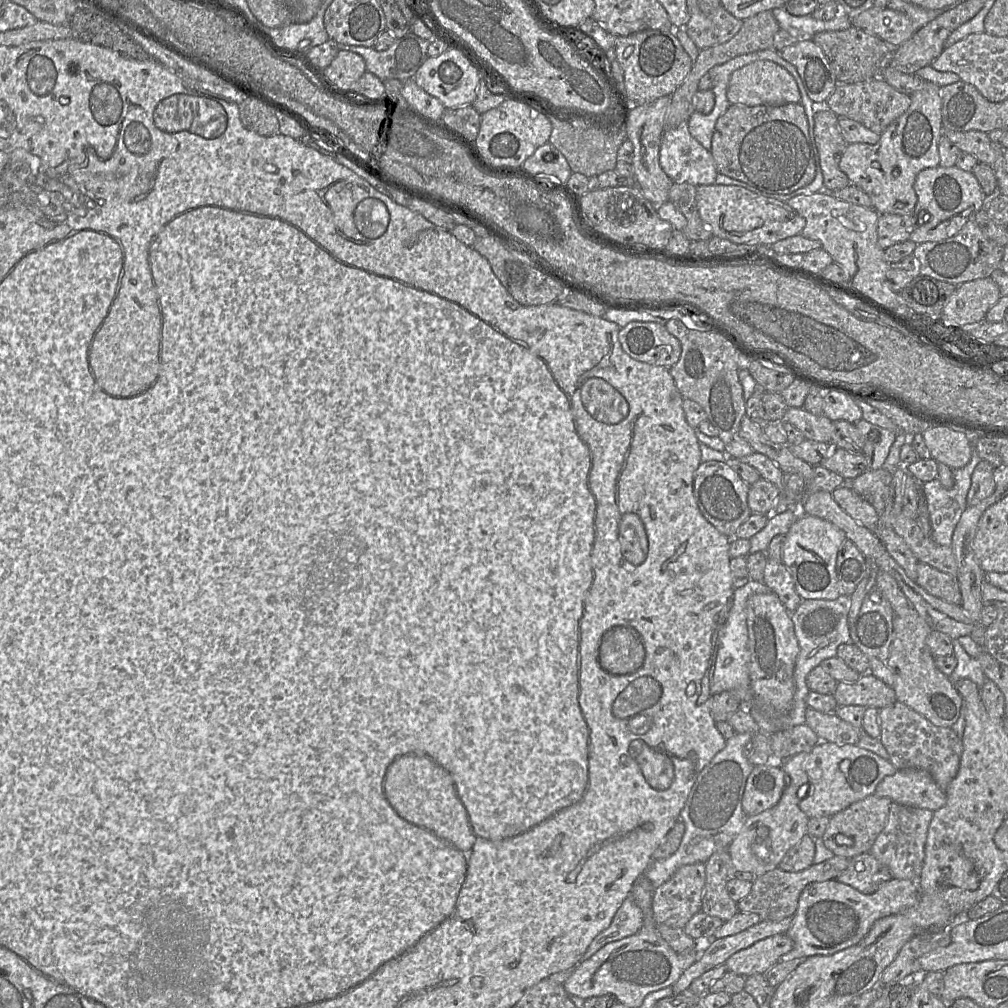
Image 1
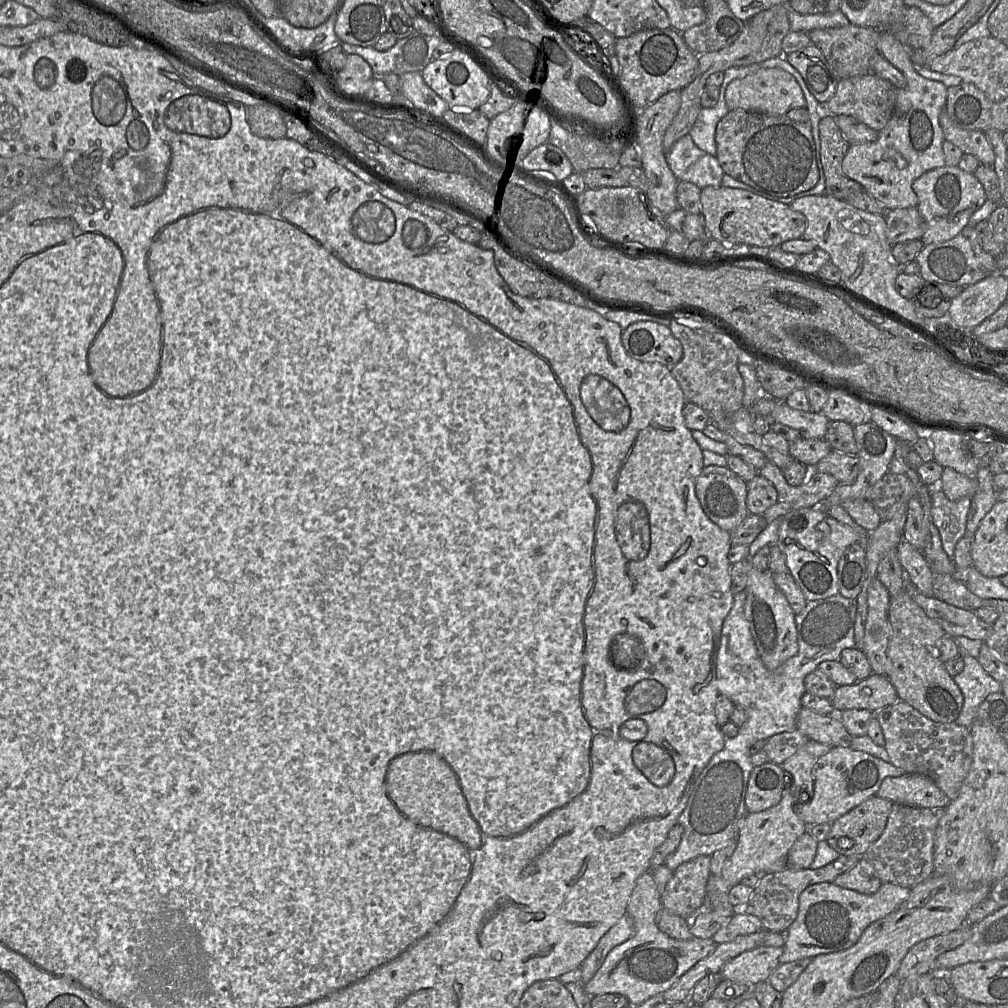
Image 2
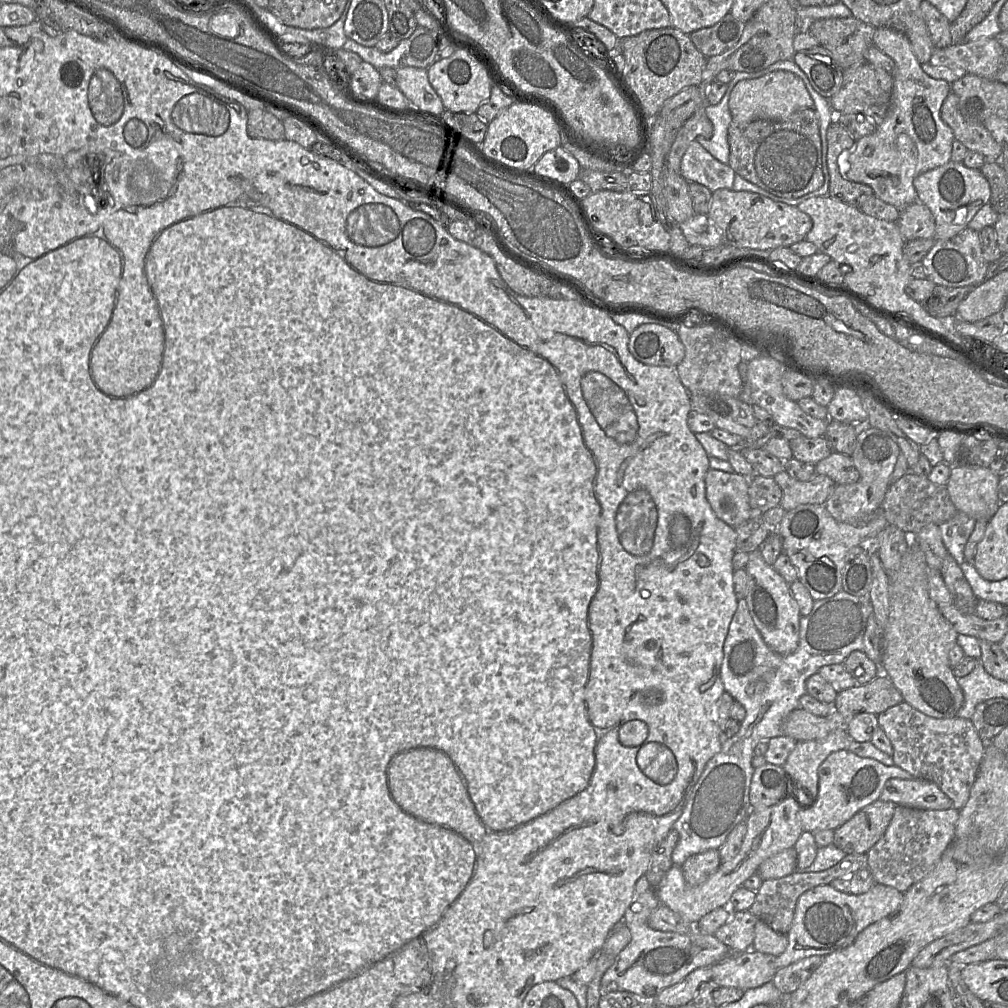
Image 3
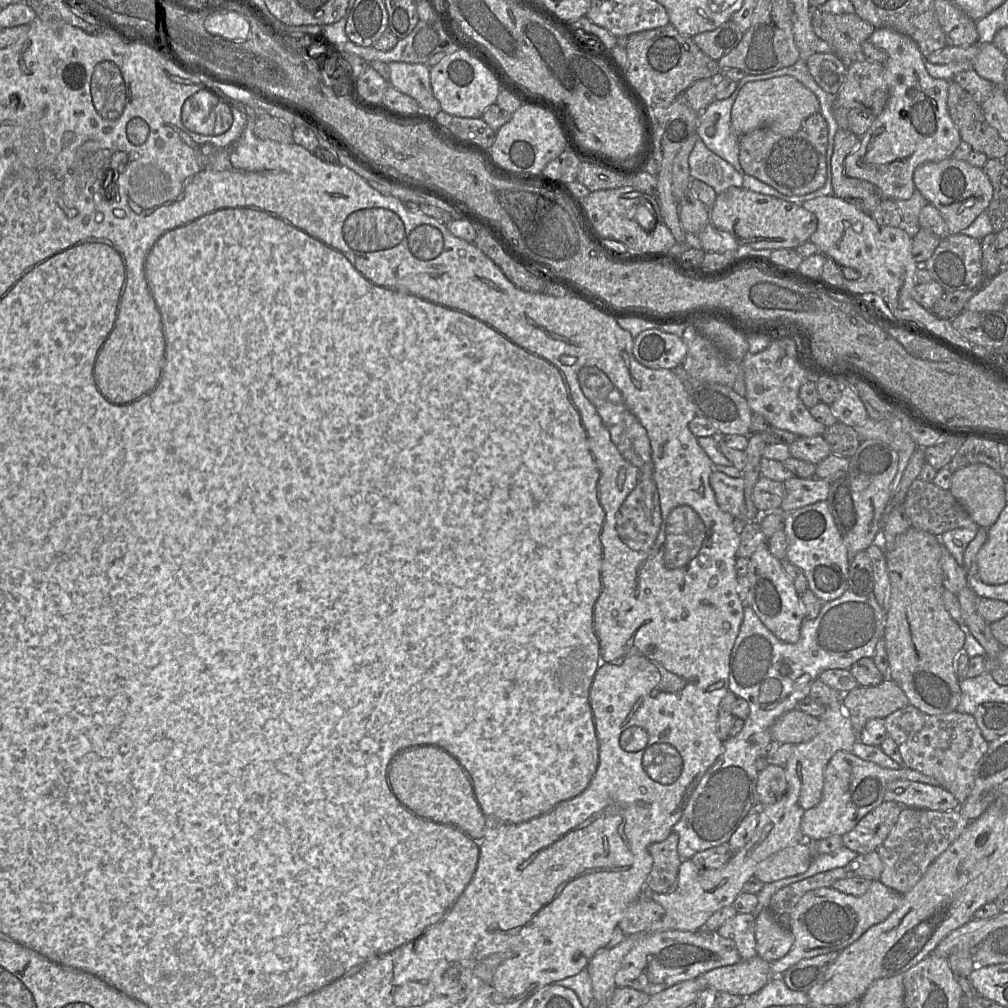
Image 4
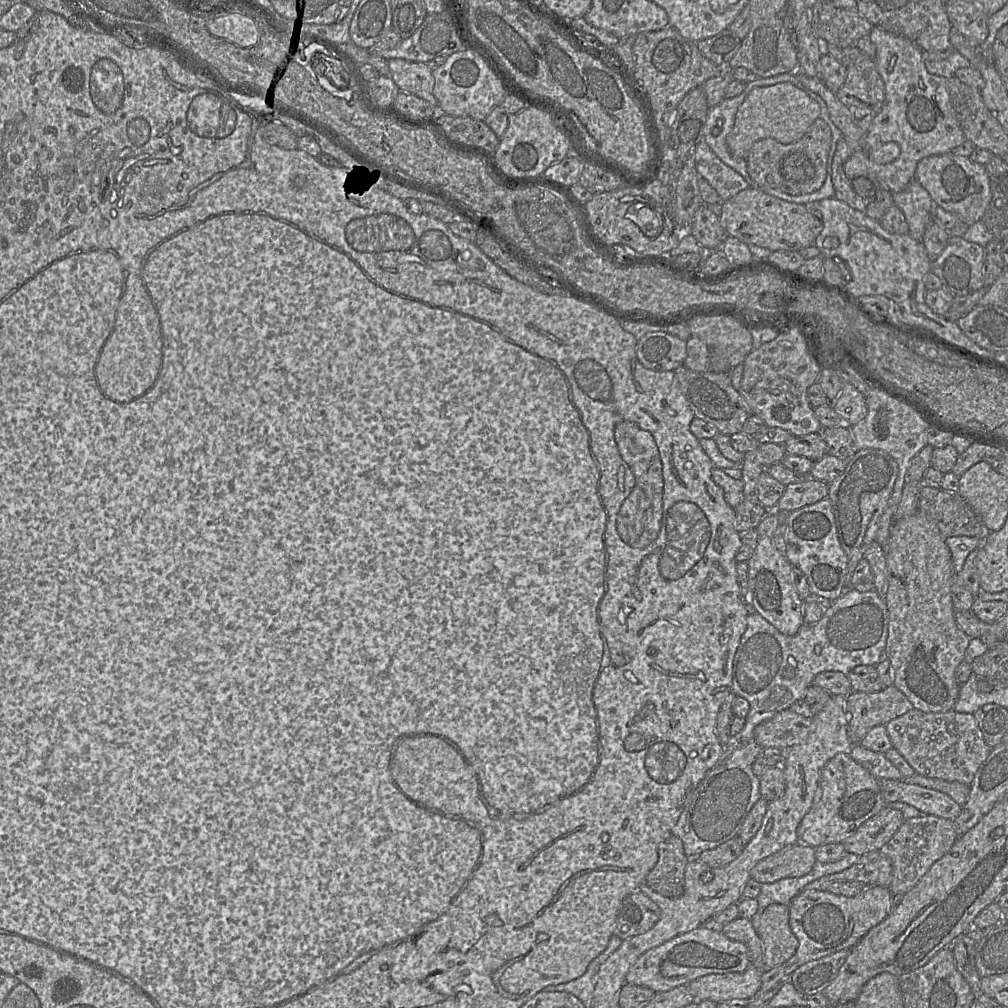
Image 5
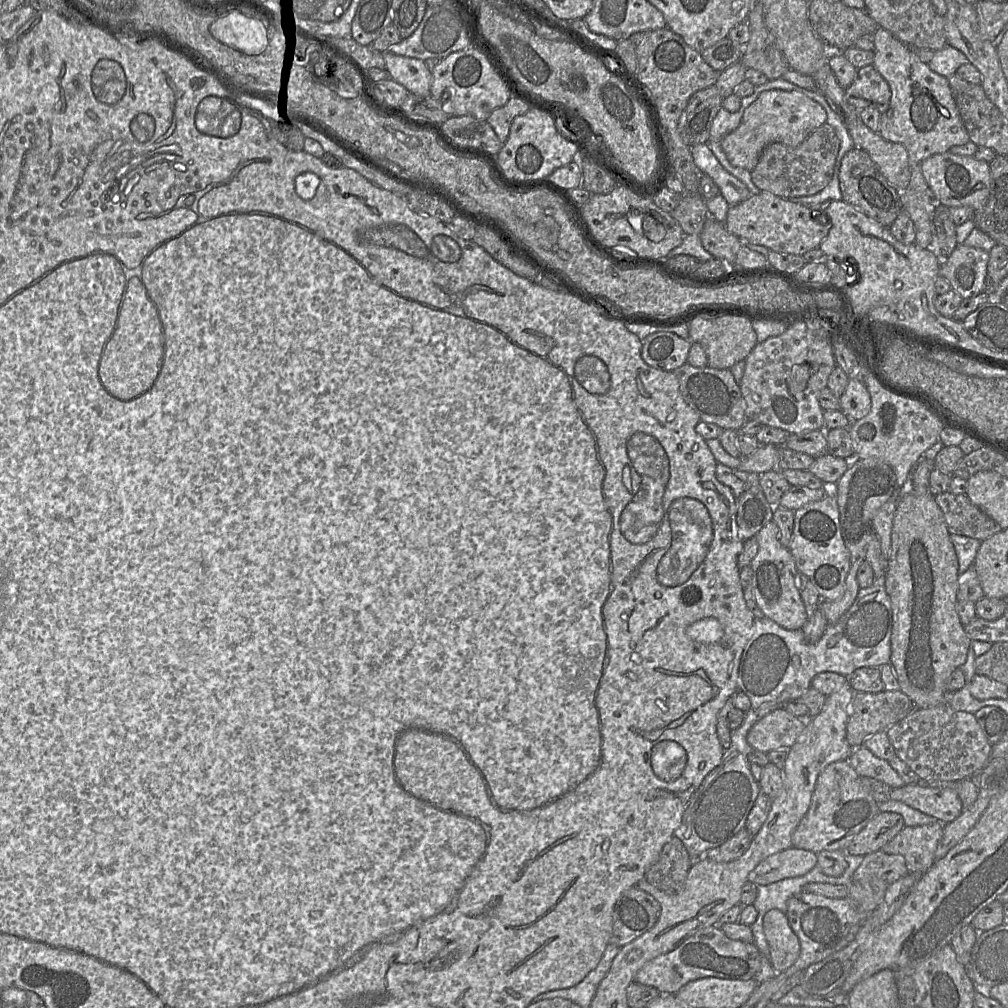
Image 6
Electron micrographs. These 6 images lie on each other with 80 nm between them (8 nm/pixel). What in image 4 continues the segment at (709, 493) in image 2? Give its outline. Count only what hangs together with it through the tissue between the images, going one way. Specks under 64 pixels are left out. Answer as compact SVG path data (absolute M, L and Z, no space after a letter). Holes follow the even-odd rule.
M713 471L709 478L719 507L736 520L744 517L744 479L733 478L721 471Z

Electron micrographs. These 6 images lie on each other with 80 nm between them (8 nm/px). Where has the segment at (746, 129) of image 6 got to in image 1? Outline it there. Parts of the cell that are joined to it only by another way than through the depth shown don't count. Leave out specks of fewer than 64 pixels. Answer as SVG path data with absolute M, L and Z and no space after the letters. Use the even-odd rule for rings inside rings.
M766 60L754 61L734 71L728 84L727 98L730 104L746 106L801 103L801 94L794 77L780 65Z

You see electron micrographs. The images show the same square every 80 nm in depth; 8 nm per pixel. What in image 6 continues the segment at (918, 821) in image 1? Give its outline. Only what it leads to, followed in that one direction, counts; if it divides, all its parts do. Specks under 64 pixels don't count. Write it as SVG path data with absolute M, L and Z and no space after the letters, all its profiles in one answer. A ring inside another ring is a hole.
M944 825L905 826L881 850L887 854L899 854L905 858L908 874L922 876L935 862L935 851L943 835Z

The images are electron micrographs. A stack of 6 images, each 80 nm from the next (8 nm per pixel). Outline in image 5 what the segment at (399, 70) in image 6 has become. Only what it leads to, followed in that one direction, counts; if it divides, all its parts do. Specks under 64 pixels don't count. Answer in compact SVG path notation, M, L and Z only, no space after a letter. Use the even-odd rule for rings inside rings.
M394 58L388 60L388 66L400 91L416 95L437 107L437 99L433 95L434 78L426 63Z

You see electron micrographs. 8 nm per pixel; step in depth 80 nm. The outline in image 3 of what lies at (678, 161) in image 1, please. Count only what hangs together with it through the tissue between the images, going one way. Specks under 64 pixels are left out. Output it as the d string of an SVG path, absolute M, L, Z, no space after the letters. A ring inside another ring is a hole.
M692 141L680 165L680 174L688 182L696 182L712 192L732 189L736 173L728 165L715 159L699 142Z

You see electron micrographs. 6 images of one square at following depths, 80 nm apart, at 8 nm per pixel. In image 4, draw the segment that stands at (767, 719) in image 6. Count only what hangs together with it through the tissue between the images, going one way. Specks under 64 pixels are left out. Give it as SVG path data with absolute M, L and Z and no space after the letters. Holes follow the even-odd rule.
M798 709L779 717L770 729L772 742L794 745L810 741L819 730L819 719Z

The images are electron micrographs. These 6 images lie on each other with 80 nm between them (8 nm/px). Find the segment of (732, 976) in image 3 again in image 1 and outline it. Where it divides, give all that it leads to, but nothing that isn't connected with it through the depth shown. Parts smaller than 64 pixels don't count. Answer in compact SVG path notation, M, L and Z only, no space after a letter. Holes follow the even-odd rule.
M776 934L734 953L725 965L727 971L743 977L764 975L792 948L793 941L787 934Z

